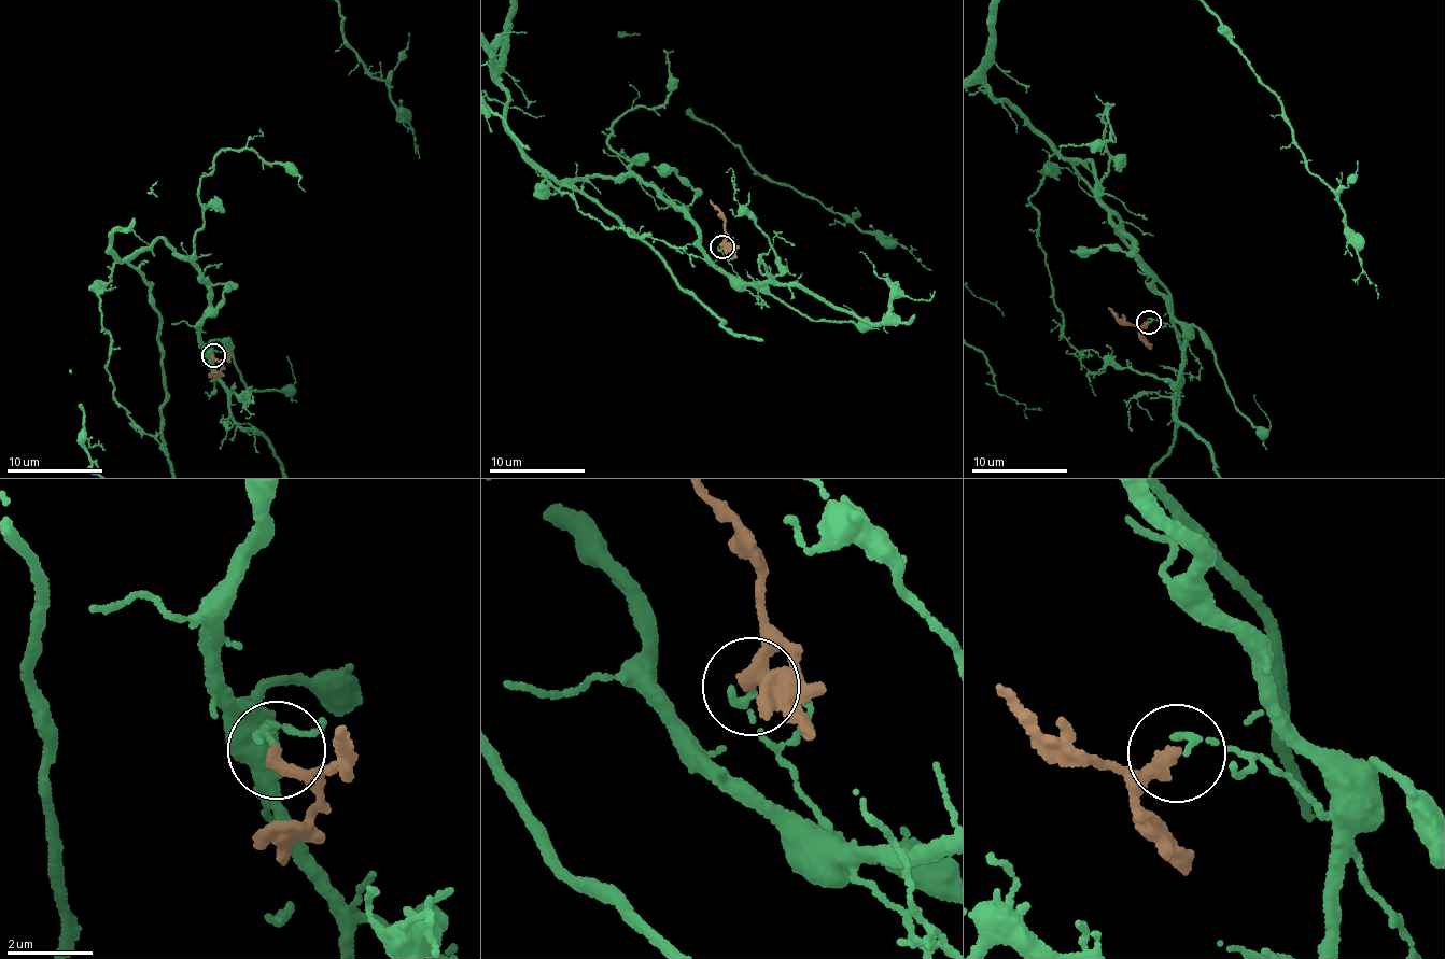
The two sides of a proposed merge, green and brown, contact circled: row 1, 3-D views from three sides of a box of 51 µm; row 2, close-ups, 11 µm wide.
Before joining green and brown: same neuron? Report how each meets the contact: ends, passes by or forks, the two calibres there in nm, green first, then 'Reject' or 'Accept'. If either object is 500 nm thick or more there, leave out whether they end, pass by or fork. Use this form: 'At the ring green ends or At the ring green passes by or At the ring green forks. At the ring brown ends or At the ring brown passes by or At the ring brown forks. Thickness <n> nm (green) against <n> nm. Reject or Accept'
At the ring green ends. At the ring brown ends. Thickness 160 nm (green) against 360 nm. Reject

